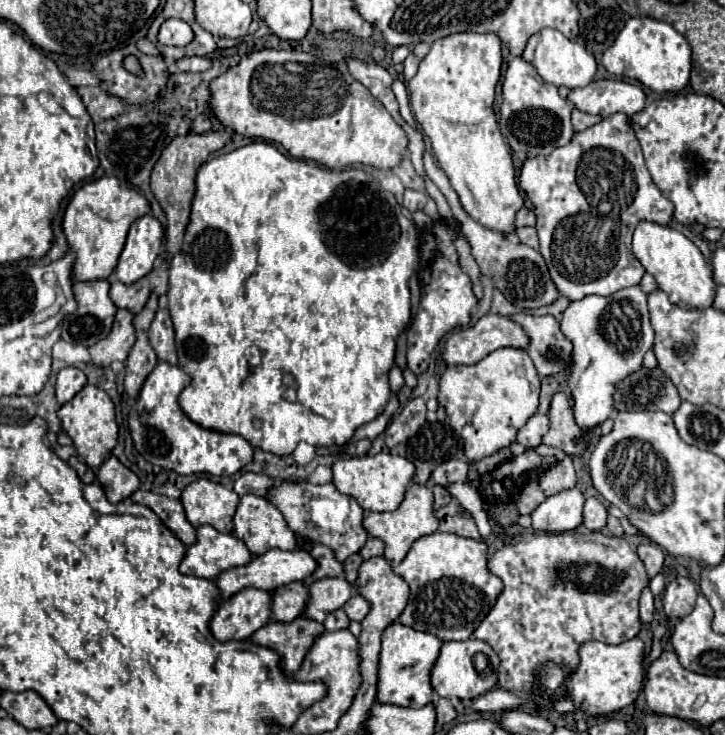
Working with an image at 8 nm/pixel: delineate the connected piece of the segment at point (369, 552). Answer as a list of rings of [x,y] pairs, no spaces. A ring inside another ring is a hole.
[[[369,536],[367,538],[367,544],[363,546],[363,550],[361,550],[361,556],[363,556],[363,560],[369,560],[369,558],[373,558],[373,556],[381,556],[383,554],[383,540],[379,540],[379,538],[373,538],[373,536]]]

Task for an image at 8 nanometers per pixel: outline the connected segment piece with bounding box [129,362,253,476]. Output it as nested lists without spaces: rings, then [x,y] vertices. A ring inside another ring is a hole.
[[[159,362],[155,366],[155,370],[143,384],[137,404],[129,412],[129,428],[135,448],[151,464],[161,466],[165,470],[173,470],[181,476],[199,472],[231,476],[253,462],[253,446],[241,436],[205,430],[191,422],[177,404],[181,390],[189,382],[189,376],[179,366],[171,366],[167,362]]]

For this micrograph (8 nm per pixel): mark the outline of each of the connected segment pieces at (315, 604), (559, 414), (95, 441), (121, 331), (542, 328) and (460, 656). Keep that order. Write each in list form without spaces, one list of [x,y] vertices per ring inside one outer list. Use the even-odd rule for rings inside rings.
[[[345,576],[339,578],[319,578],[309,586],[309,600],[303,616],[323,622],[333,610],[339,610],[355,594],[355,584]]]
[[[557,392],[551,400],[549,410],[551,428],[543,436],[543,444],[561,448],[569,456],[581,456],[587,448],[585,442],[581,442],[581,430],[573,418],[573,410],[569,404],[569,398],[563,392]]]
[[[87,384],[71,402],[63,404],[57,412],[63,430],[71,436],[77,454],[91,466],[99,466],[107,454],[117,446],[117,436],[119,436],[119,426],[115,422],[115,404],[111,402],[109,394],[105,390],[99,390],[97,386]]]
[[[119,310],[111,334],[105,340],[99,340],[95,346],[89,348],[91,364],[95,366],[109,366],[115,360],[125,362],[131,346],[135,344],[135,328],[133,328],[131,310]]]
[[[515,314],[511,316],[517,324],[525,328],[531,338],[527,354],[531,356],[541,378],[559,374],[567,366],[571,366],[571,340],[563,336],[559,330],[559,322],[551,316],[531,316],[531,314]]]
[[[469,638],[467,642],[445,642],[439,660],[431,672],[431,680],[439,696],[473,700],[497,686],[497,668],[499,656],[495,654],[495,650],[491,650],[491,646],[487,646],[487,642],[477,638]]]

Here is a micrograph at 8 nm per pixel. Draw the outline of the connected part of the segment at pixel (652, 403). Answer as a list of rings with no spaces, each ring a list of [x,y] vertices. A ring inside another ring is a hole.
[[[641,366],[635,374],[629,374],[615,386],[615,410],[659,410],[665,414],[673,414],[679,404],[679,392],[675,384],[663,374],[663,370]]]

